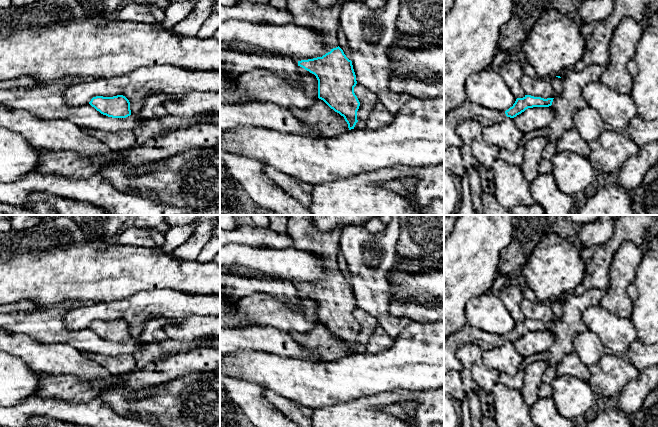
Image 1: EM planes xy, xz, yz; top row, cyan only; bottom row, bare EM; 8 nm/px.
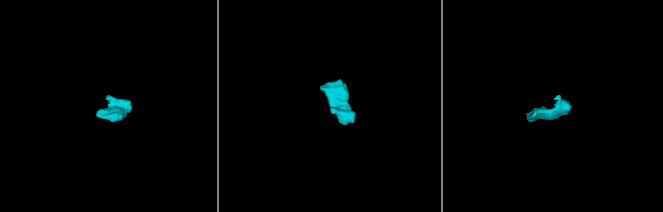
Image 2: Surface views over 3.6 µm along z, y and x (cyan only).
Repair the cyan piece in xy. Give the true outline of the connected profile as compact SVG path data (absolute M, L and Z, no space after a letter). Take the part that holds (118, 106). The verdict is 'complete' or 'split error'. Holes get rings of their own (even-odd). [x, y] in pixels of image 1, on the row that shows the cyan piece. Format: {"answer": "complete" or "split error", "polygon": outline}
{"answer": "complete", "polygon": "M123 95L113 97L96 96L89 104L101 114L112 118L126 118L131 115L130 102Z"}

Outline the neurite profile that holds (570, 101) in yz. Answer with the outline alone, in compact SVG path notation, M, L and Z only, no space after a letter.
M592 64L581 71L567 69L558 74L552 74L549 78L560 76L563 80L563 91L560 96L553 99L551 107L554 109L555 115L551 122L540 130L524 134L515 151L500 150L498 159L510 165L520 166L523 162L524 148L528 141L544 136L550 142L556 143L566 131L574 127L573 115L587 106L581 94L582 87L589 82L599 81L605 70L605 66Z

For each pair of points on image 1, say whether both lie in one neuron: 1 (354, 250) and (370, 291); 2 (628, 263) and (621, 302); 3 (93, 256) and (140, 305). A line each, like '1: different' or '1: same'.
1: same
2: same
3: different

